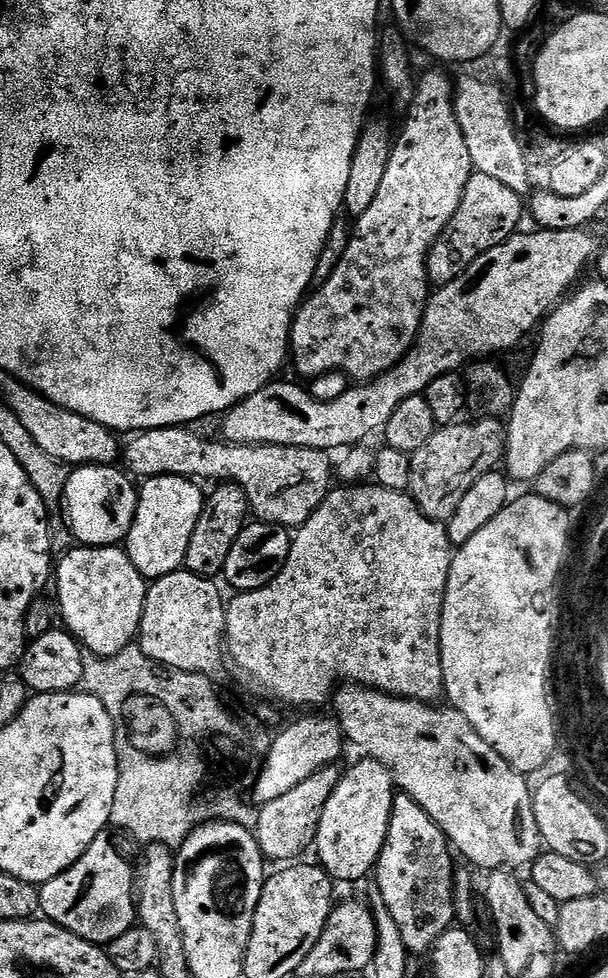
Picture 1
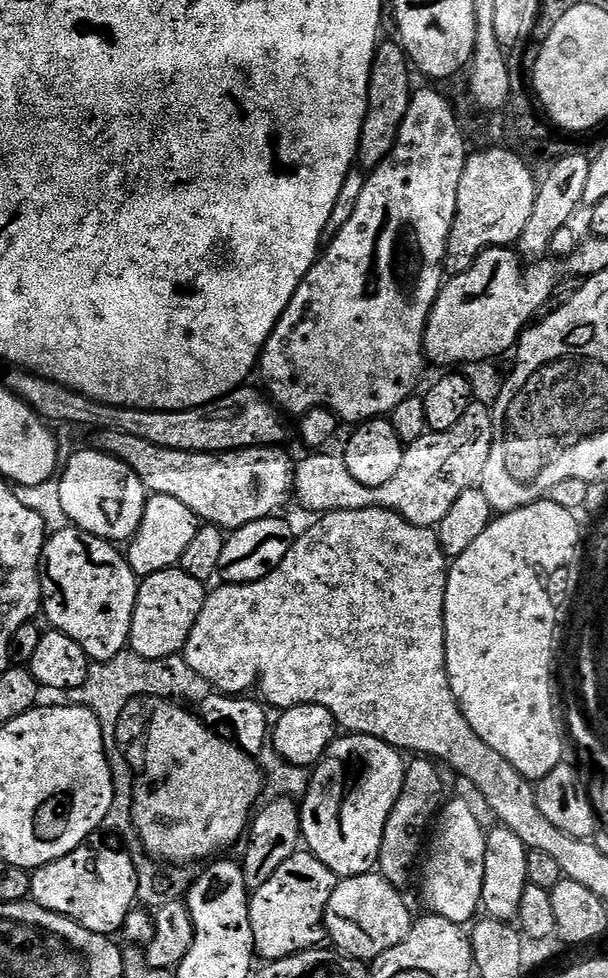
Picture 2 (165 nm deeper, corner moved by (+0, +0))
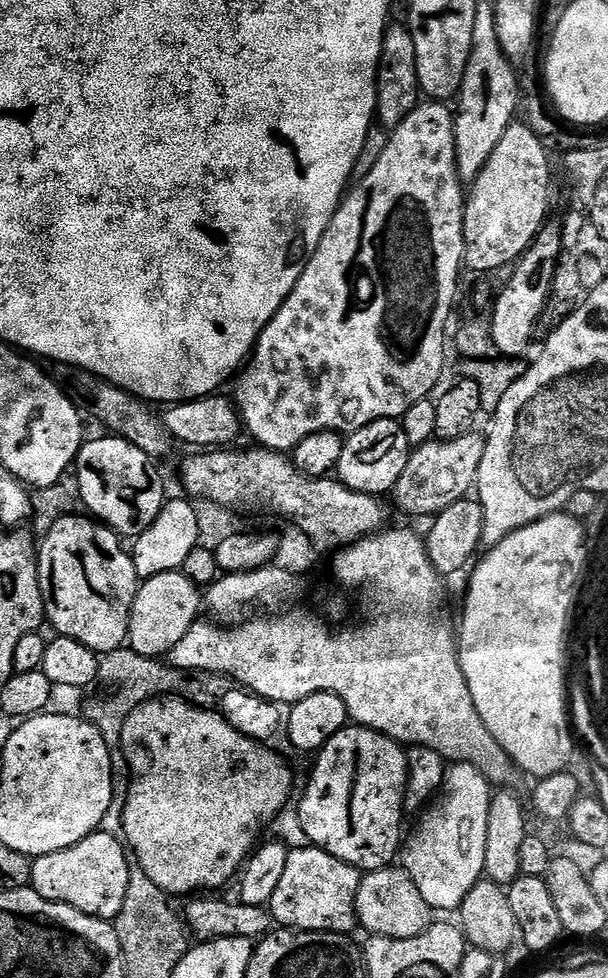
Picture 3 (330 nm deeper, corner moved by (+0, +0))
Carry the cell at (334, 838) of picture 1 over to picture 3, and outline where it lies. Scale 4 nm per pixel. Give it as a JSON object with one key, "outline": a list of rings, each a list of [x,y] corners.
{"outline":[[[346,726],[326,741],[315,760],[316,769],[312,772],[312,781],[304,797],[298,800],[302,827],[309,841],[364,874],[389,867],[402,848],[400,816],[404,807],[404,790],[408,786],[407,751],[380,732],[359,726]]]}

